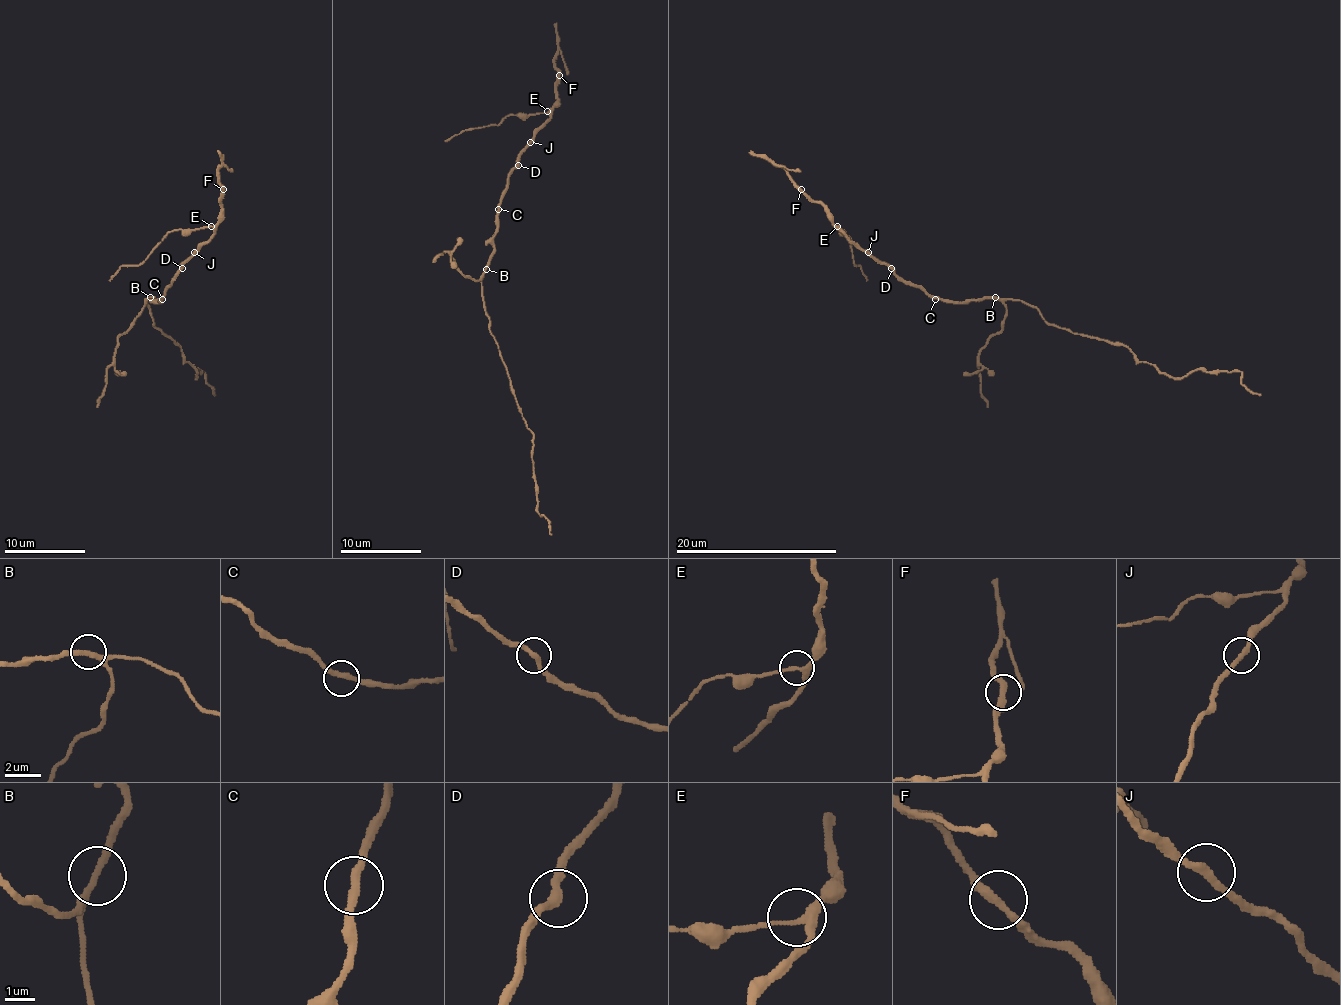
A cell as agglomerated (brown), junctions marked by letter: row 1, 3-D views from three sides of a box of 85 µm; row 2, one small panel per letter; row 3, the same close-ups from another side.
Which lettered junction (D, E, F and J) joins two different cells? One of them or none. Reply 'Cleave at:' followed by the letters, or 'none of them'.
Cleave at: D

